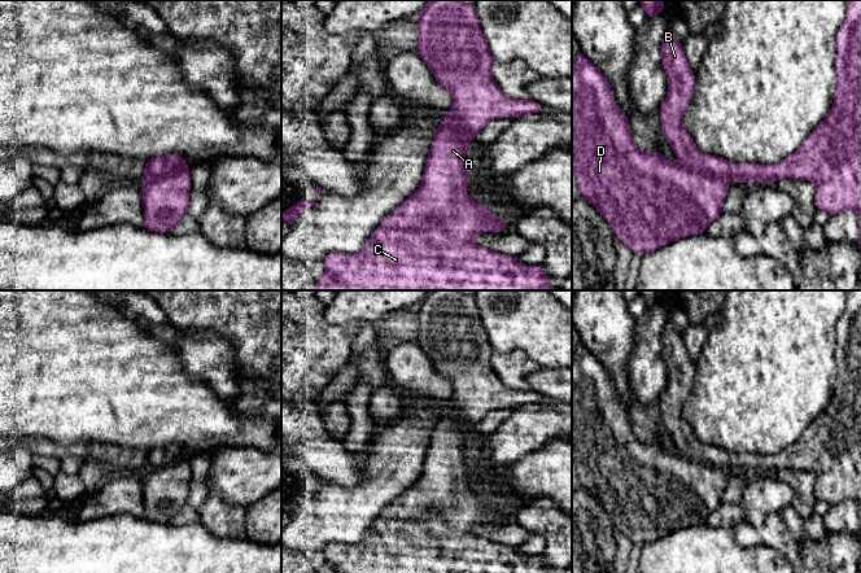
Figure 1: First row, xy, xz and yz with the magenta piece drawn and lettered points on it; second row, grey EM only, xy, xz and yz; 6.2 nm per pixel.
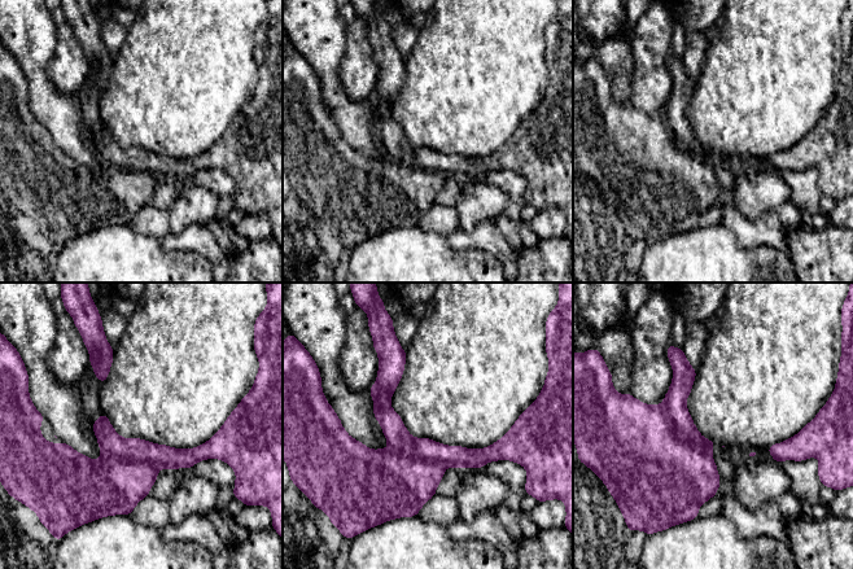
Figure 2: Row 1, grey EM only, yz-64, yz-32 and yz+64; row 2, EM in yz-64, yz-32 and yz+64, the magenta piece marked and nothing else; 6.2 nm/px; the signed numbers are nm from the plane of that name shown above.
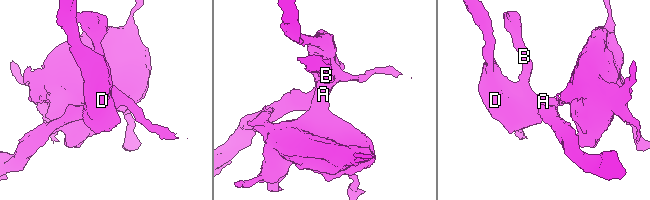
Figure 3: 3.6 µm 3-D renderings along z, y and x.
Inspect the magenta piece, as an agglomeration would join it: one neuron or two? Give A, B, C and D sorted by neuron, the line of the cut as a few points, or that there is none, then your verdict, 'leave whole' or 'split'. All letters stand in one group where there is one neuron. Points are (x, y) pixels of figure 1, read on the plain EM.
groups A B C / D; cut yz (681, 454), (729, 471); split

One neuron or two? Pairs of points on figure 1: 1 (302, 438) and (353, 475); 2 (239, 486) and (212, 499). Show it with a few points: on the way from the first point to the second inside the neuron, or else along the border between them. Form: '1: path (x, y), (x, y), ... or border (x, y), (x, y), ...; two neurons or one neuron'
1: path (315, 446), (330, 460), (340, 466); one neuron
2: border (210, 490), (231, 504), (245, 507); two neurons

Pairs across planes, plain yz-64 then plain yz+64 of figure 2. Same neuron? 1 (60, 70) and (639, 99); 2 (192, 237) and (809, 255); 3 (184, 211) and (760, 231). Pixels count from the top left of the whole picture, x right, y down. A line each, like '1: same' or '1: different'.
1: same
2: different
3: different

